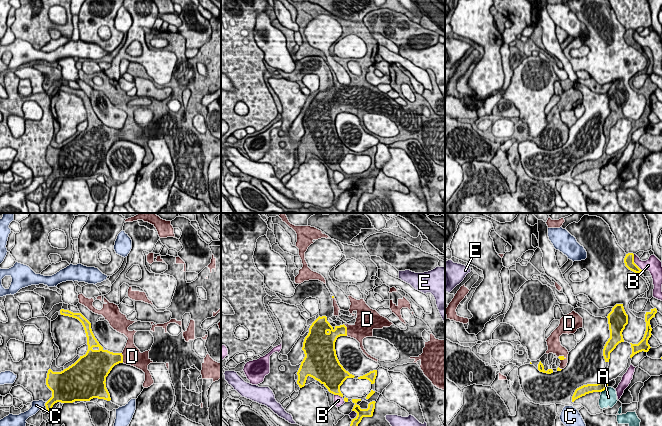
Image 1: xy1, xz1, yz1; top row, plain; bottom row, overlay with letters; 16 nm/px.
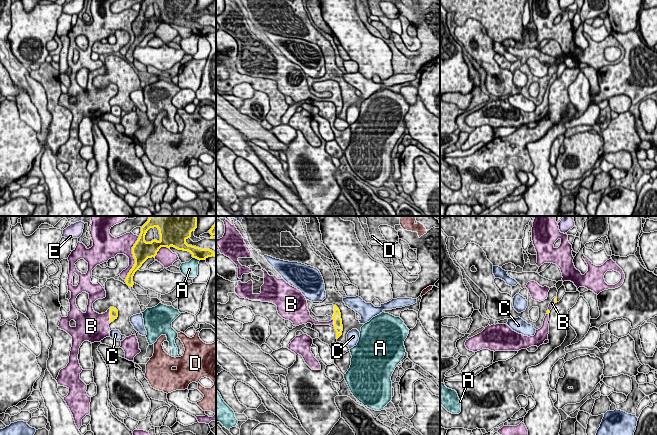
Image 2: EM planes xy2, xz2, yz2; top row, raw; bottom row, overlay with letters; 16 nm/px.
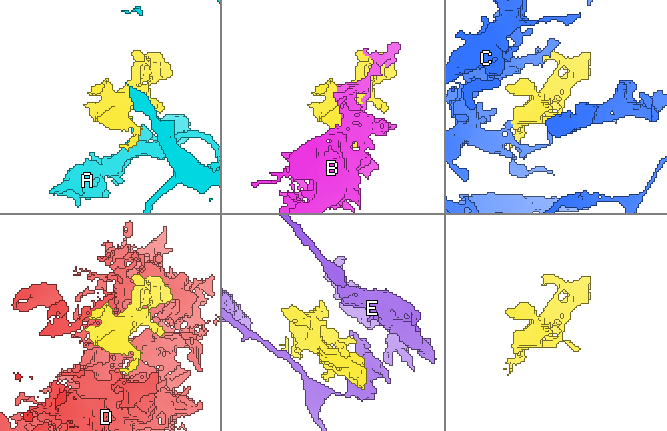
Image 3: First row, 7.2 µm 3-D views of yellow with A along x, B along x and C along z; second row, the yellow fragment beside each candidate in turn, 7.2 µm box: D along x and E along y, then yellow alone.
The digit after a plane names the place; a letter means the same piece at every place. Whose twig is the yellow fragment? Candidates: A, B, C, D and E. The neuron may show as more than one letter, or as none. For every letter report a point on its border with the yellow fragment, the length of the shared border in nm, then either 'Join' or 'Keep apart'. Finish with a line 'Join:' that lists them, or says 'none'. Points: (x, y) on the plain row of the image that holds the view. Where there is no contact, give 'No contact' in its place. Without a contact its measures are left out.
A: Touches yellow at xy2 (196, 34). Shared border 120 nm. Keep apart
B: Touches yellow at xy2 (134, 34). Shared border 750 nm. Keep apart
C: Touches yellow at xy1 (45, 180). Shared border 70 nm. Keep apart
D: Touches yellow at xz1 (346, 106). Shared border 200 nm. Join
E: Touches yellow at xz1 (357, 191). Shared border 160 nm. Keep apart
Join: D

